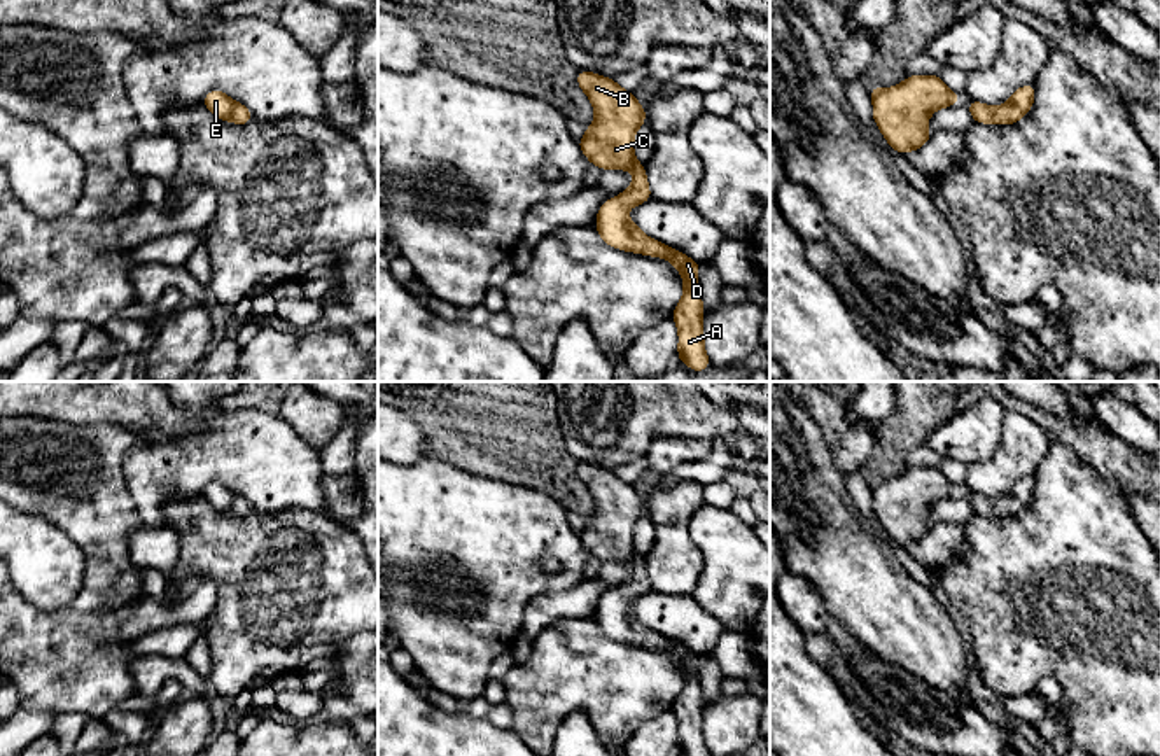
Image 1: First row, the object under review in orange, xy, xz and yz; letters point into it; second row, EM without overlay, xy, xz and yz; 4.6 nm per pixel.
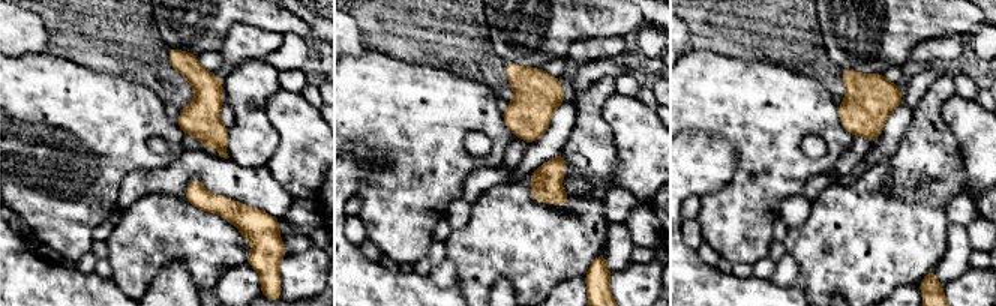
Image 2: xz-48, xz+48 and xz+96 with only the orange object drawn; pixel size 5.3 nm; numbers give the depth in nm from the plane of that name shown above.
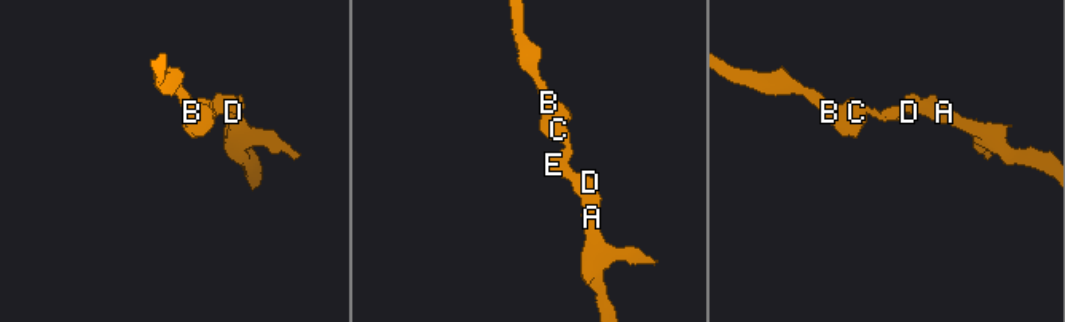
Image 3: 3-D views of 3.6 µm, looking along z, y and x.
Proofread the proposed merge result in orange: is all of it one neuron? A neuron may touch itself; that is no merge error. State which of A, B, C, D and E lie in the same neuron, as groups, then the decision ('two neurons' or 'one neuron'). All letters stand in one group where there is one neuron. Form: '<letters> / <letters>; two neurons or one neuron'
A B C D E; one neuron

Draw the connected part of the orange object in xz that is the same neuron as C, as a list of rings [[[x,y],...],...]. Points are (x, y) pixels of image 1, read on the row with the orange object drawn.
[[[579,70],[577,84],[595,107],[595,121],[577,142],[591,164],[604,170],[632,170],[633,182],[618,198],[609,198],[597,215],[600,240],[614,248],[668,259],[684,278],[684,294],[672,318],[679,329],[679,360],[691,371],[703,371],[710,360],[703,346],[703,304],[698,287],[702,264],[674,250],[672,247],[647,238],[626,210],[651,200],[646,166],[633,158],[635,131],[646,122],[646,110],[633,93],[591,72]]]

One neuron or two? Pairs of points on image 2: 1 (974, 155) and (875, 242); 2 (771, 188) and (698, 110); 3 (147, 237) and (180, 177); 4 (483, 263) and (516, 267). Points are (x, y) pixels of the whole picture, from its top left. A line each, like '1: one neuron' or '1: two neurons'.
1: two neurons
2: one neuron
3: two neurons
4: one neuron

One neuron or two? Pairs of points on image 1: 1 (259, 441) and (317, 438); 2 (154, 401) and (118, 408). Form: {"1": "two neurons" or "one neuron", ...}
{"1": "two neurons", "2": "one neuron"}

